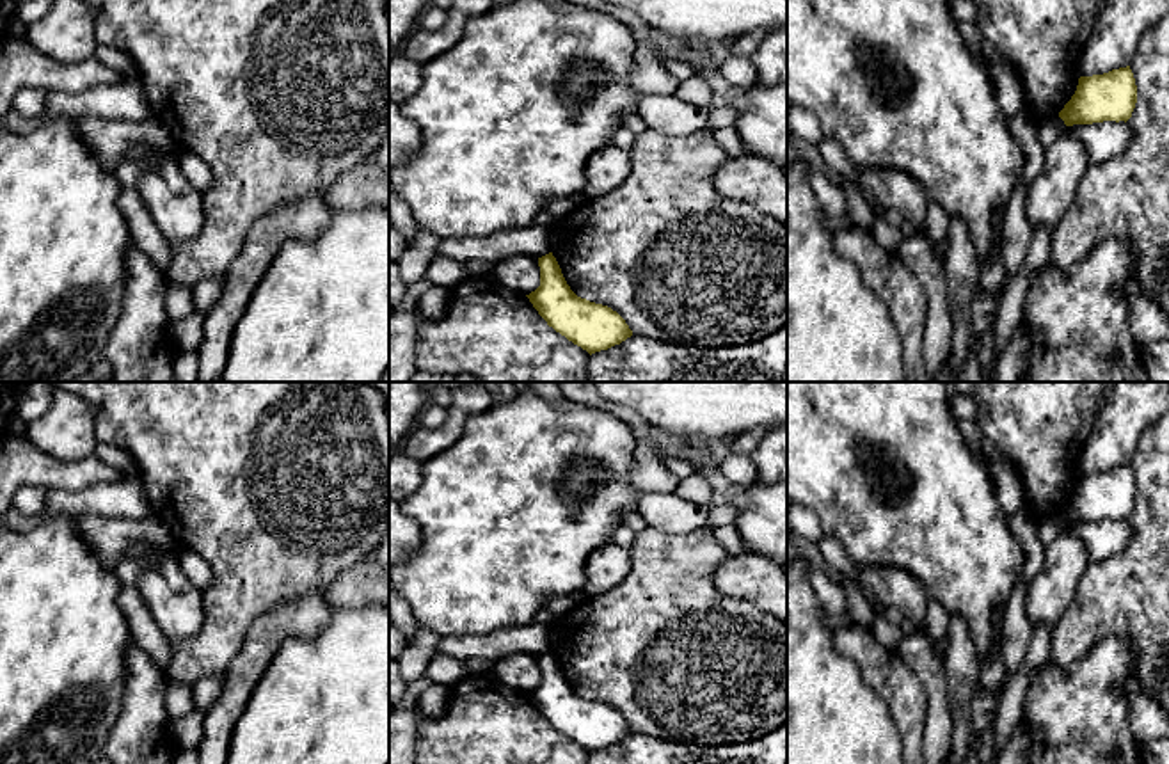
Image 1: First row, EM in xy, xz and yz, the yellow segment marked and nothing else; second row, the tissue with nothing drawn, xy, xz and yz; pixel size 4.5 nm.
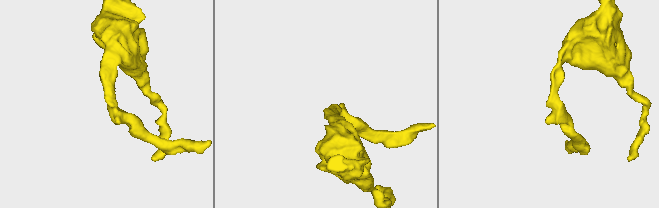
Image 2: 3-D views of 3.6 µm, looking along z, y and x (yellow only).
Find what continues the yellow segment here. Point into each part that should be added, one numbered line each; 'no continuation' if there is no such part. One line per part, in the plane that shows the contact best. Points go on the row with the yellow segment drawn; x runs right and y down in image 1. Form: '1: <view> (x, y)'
no continuation

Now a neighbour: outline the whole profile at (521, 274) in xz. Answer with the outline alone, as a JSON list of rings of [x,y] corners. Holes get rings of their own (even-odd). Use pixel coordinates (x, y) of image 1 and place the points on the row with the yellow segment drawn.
[[[512,256],[494,263],[497,284],[510,291],[529,295],[540,286],[540,267],[538,259],[531,256]]]

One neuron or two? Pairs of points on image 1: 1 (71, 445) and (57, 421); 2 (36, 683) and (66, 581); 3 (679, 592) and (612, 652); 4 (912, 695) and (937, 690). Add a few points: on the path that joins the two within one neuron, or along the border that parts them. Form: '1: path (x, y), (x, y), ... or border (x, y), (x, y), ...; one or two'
1: path (71, 439), (63, 427); one
2: path (36, 658), (36, 612), (41, 606); one
3: path (663, 608), (628, 644); one
4: border (901, 658), (928, 699), (924, 732); two

